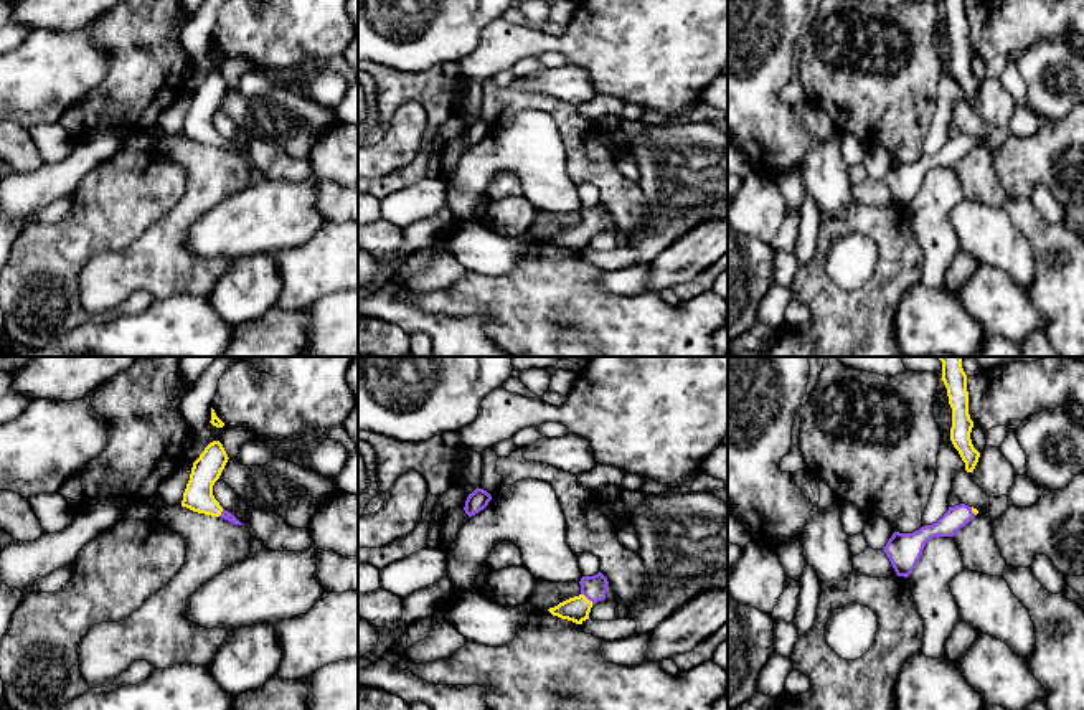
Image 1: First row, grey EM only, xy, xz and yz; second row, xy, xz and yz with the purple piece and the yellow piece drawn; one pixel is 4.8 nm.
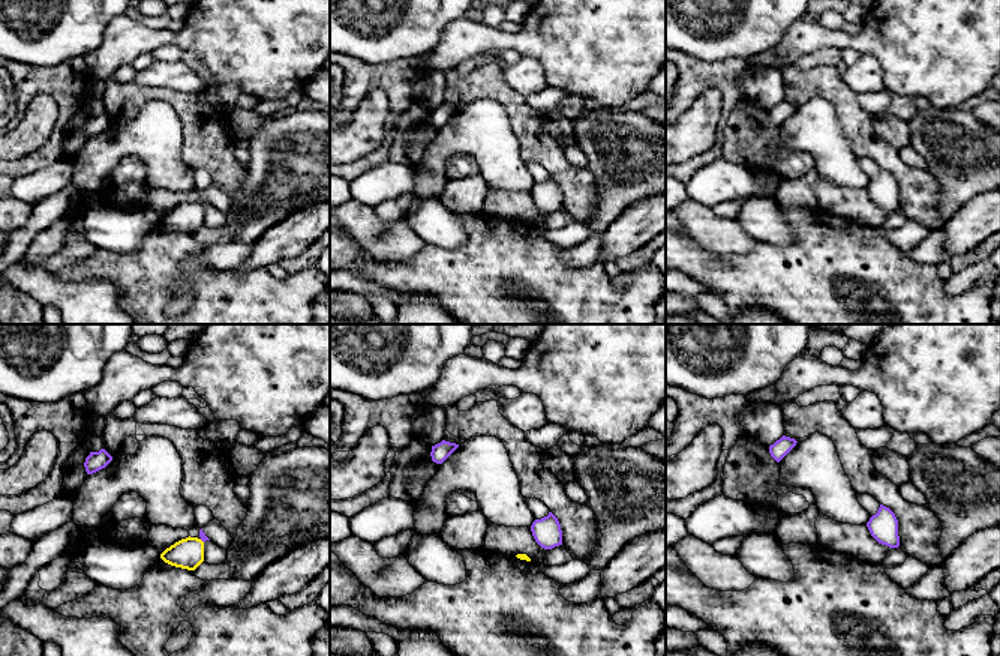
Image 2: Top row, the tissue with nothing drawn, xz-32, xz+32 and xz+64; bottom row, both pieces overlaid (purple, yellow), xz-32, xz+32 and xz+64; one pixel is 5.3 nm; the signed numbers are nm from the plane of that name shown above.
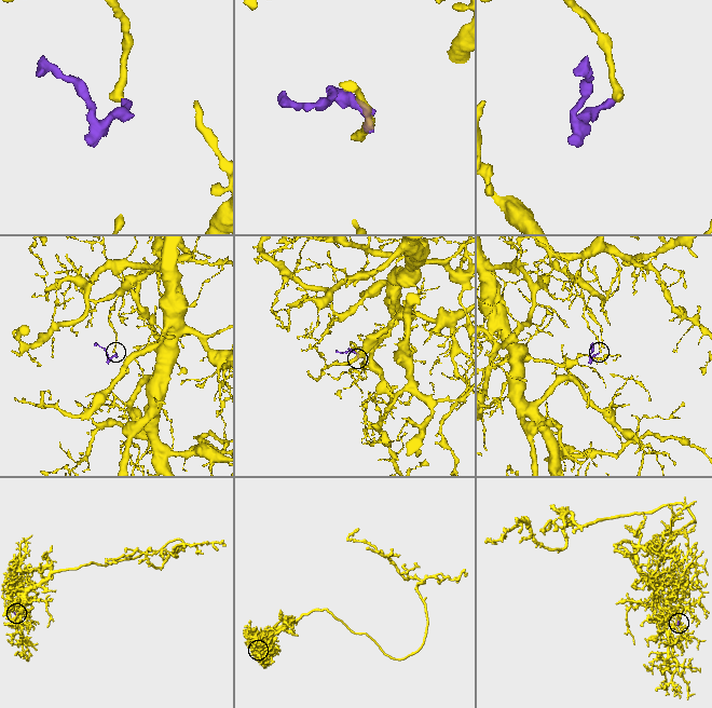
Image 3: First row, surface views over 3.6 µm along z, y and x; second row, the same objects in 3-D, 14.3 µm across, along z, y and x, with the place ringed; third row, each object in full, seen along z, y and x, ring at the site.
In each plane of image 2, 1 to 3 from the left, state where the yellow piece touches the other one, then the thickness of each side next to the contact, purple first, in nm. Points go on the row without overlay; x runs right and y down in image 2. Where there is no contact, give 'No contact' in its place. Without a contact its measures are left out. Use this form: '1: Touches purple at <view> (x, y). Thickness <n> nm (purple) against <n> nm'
1: No contact
2: No contact
3: No contact

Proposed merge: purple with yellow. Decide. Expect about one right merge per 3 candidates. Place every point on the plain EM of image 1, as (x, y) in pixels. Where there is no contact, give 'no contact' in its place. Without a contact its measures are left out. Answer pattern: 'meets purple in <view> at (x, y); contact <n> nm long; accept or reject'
meets purple in xz at (588, 228); contact 80 nm long; accept

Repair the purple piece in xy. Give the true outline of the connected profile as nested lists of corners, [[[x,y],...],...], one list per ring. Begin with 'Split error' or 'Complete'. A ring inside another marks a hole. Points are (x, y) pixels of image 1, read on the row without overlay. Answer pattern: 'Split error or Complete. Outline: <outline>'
Split error. Outline: [[[213,71],[205,78],[200,88],[193,92],[181,137],[198,144],[221,147],[234,155],[244,155],[231,142],[224,140],[213,125],[213,116],[219,109],[228,89],[229,88],[219,71]]]

